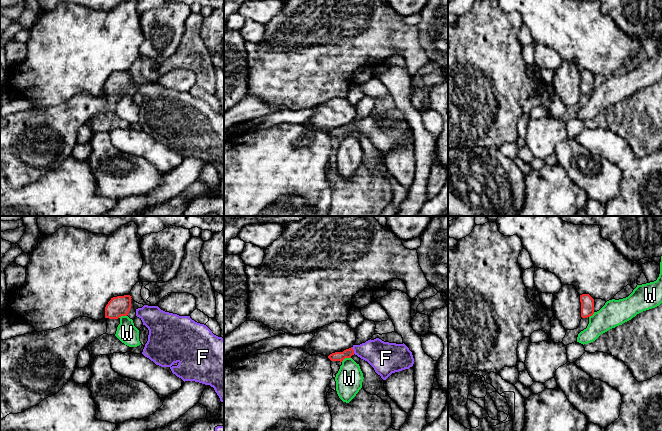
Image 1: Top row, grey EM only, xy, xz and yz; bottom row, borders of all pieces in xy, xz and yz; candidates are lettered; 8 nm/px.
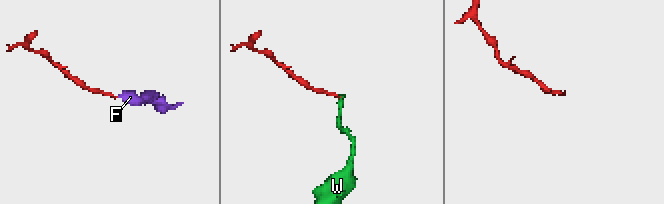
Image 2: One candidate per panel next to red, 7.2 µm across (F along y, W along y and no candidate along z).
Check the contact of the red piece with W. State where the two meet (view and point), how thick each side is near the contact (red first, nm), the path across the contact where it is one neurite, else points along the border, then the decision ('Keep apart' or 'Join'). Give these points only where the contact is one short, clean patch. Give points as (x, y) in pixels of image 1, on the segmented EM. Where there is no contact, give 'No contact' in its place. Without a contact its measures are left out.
Touches red at xz (345, 357). Thickness 80 nm (red) against 220 nm. Boundary: xz (350, 357), (345, 357), (341, 361). Keep apart

